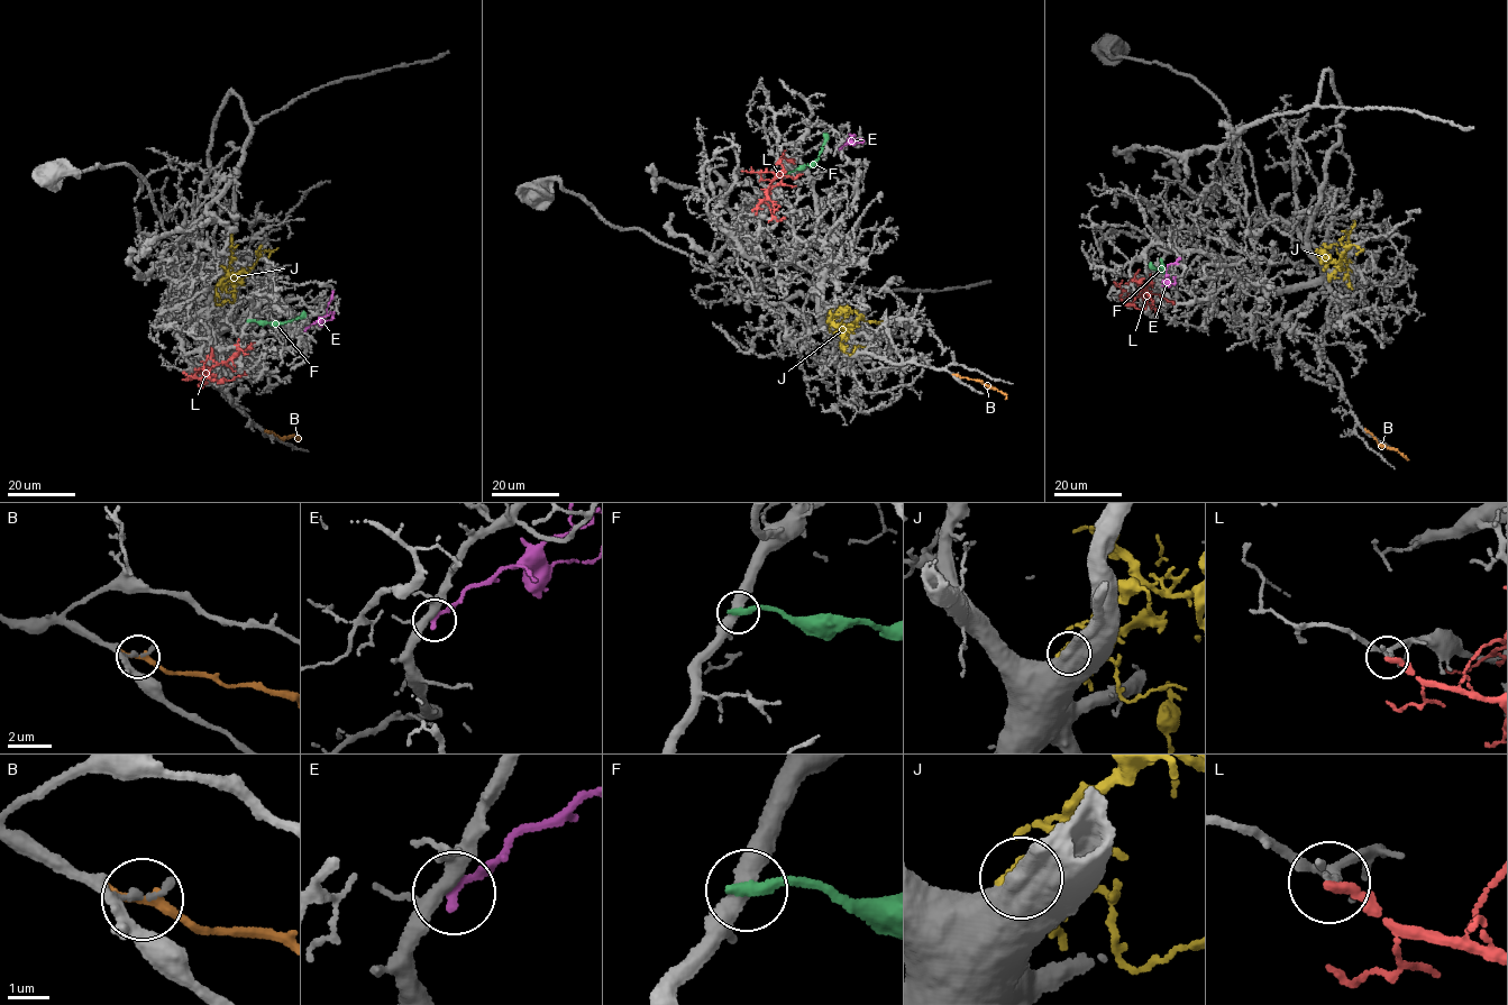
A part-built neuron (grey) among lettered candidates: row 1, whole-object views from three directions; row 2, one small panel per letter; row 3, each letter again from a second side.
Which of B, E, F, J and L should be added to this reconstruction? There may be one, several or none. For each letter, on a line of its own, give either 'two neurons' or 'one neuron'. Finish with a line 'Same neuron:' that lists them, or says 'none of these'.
B: two neurons
E: two neurons
F: two neurons
J: two neurons
L: two neurons
Same neuron: none of these

